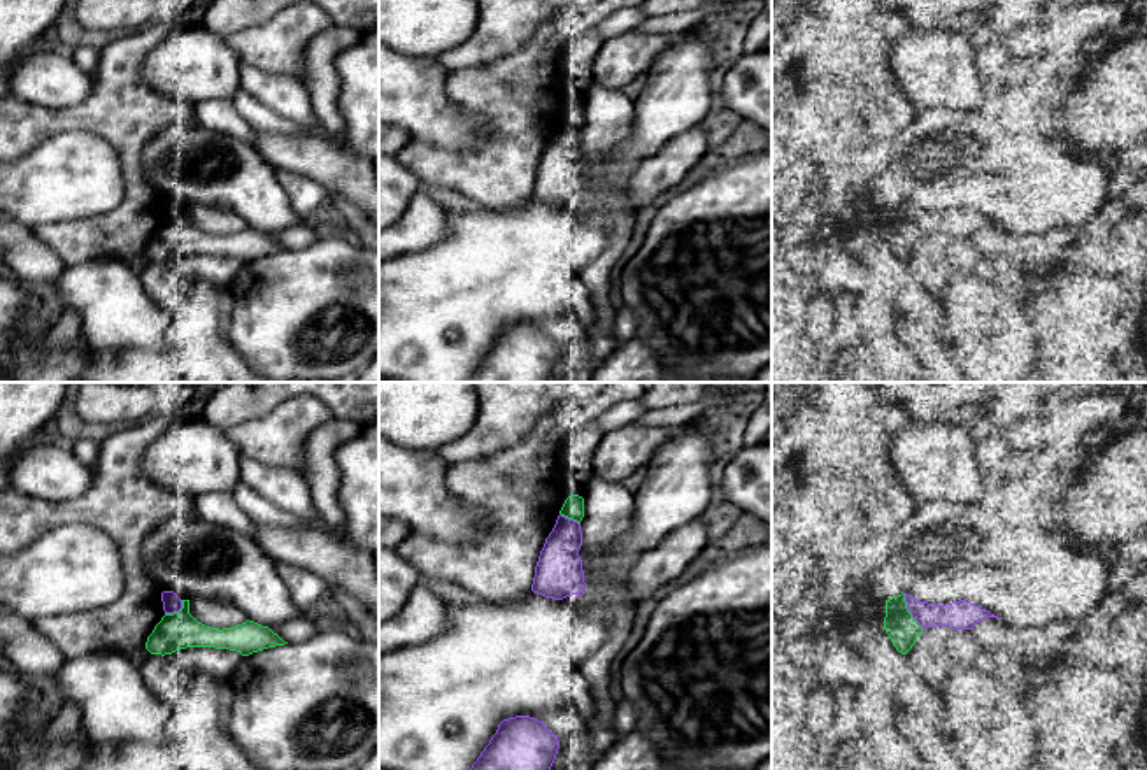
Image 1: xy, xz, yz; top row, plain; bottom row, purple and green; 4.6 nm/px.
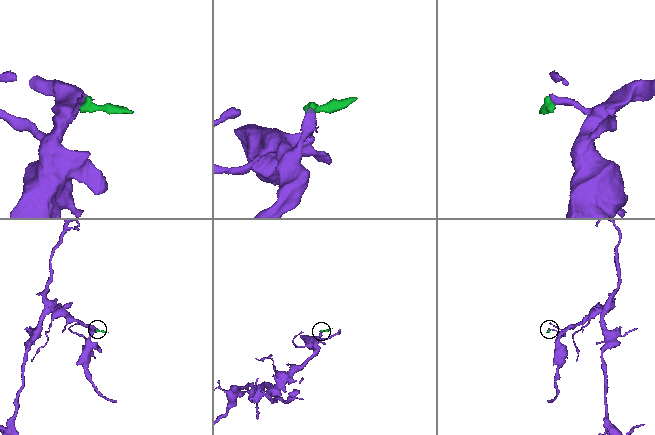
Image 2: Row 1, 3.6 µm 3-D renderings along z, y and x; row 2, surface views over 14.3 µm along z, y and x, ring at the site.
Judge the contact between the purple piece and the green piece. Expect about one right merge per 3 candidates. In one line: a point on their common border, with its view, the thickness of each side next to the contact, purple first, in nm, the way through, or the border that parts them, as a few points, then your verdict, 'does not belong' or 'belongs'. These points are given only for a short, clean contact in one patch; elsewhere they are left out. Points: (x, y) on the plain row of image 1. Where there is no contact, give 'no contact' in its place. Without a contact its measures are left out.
meets purple in yz at (909, 218); 130 nm thick on the purple side, 140 nm on the other; does not belong

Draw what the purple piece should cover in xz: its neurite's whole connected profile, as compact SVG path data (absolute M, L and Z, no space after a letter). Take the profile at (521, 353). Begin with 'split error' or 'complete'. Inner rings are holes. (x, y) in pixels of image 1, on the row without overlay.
complete; M509 324L465 382L547 382L558 356L558 342L544 328Z

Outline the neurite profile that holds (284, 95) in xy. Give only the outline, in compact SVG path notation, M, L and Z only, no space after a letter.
M258 67L240 68L240 88L258 103L302 126L321 125L310 93L300 79L286 74L265 72Z

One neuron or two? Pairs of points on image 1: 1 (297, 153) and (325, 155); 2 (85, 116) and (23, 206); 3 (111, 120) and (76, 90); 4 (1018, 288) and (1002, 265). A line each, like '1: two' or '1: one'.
1: one
2: two
3: two
4: one

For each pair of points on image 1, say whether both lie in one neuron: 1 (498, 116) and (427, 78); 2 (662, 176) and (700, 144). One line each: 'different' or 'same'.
1: different
2: same

